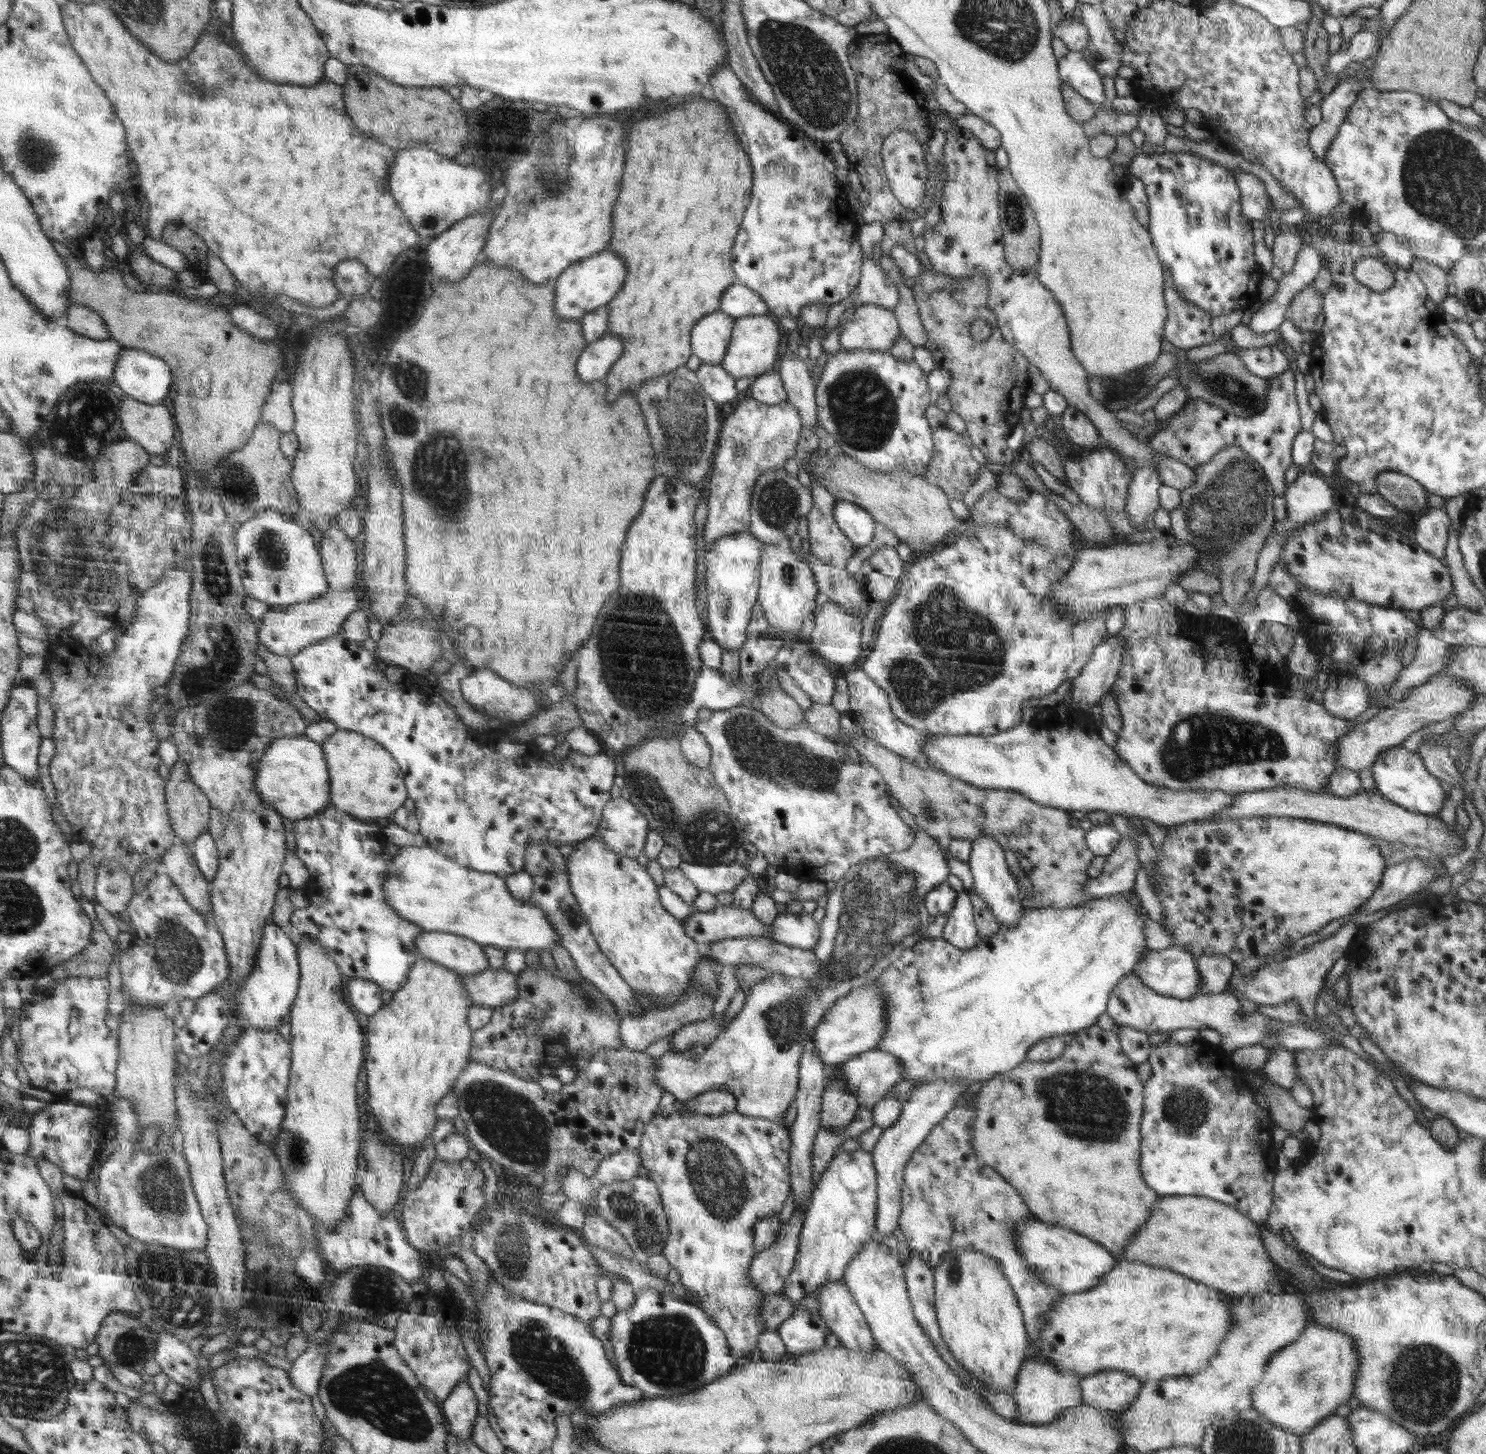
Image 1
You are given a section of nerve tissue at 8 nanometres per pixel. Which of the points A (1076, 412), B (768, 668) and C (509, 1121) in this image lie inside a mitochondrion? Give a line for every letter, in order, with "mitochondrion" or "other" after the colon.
A: other
B: other
C: mitochondrion

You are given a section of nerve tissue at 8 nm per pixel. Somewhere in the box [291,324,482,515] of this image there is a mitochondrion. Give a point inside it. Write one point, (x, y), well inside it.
(413, 387)

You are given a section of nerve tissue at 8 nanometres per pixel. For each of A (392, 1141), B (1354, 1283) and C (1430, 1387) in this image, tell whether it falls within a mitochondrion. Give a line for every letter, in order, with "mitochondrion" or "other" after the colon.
A: other
B: other
C: mitochondrion

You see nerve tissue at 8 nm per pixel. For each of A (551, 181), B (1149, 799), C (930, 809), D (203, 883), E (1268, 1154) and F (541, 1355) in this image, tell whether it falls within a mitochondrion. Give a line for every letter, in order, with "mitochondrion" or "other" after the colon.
A: mitochondrion
B: other
C: mitochondrion
D: other
E: other
F: mitochondrion

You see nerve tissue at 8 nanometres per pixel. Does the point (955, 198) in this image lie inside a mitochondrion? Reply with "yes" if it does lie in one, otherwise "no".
no

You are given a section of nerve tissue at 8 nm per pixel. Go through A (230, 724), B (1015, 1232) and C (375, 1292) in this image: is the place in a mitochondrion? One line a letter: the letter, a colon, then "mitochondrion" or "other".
A: mitochondrion
B: other
C: mitochondrion

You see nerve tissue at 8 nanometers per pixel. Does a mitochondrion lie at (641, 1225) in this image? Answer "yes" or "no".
yes

